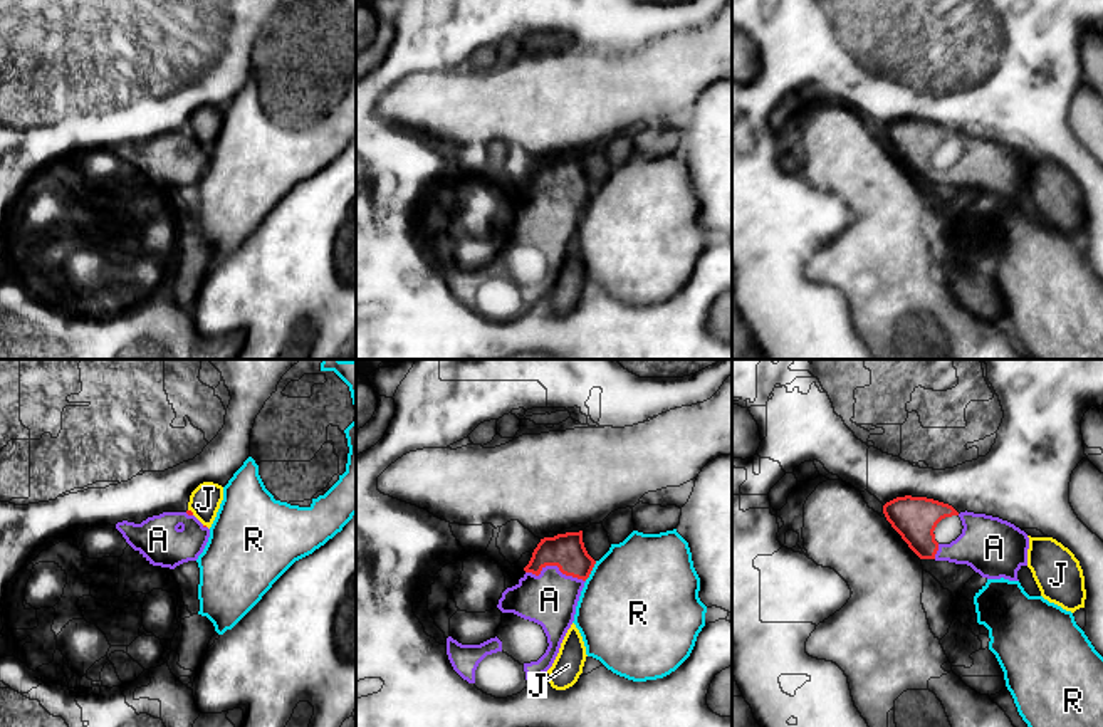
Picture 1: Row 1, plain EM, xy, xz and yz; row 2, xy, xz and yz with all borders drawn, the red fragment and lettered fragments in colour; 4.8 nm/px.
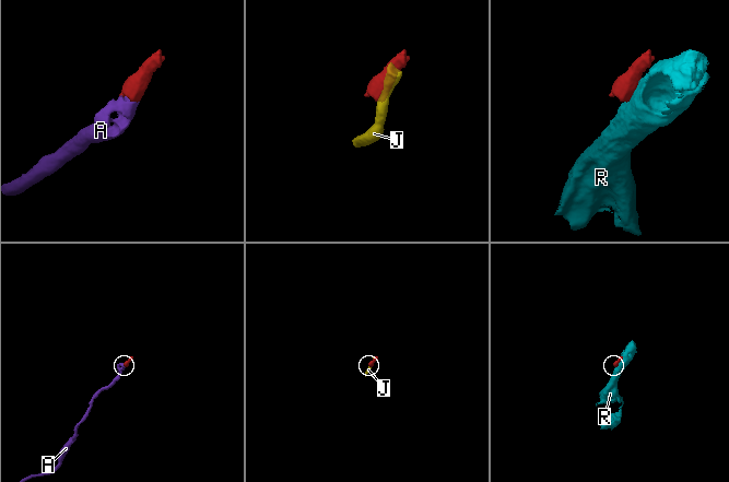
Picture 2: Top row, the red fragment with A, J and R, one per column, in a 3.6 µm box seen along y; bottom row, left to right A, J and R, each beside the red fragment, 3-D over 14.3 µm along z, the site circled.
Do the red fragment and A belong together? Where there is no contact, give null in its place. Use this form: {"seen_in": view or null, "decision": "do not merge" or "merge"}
{"seen_in": "xz", "decision": "merge"}

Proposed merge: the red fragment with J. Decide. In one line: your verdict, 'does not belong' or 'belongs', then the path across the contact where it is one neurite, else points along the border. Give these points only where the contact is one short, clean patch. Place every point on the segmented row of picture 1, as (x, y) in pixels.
does not belong

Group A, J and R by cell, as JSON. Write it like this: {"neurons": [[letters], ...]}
{"neurons": [["A"], ["J"], ["R"]]}

